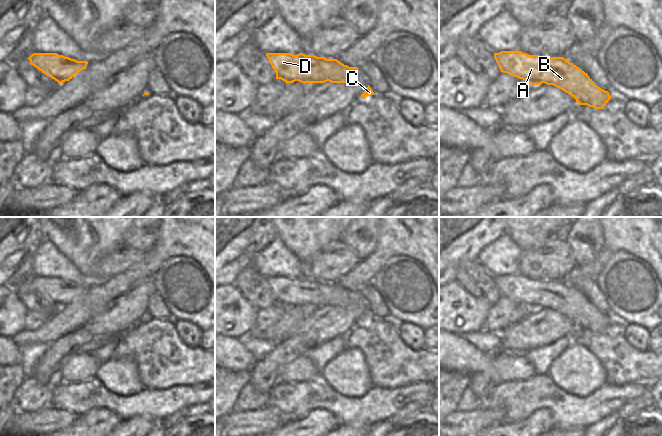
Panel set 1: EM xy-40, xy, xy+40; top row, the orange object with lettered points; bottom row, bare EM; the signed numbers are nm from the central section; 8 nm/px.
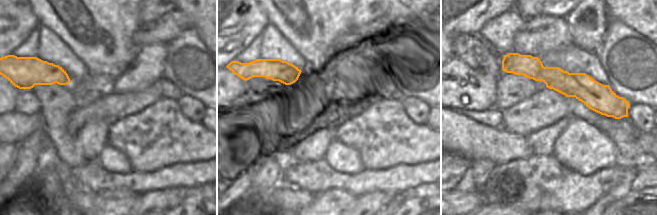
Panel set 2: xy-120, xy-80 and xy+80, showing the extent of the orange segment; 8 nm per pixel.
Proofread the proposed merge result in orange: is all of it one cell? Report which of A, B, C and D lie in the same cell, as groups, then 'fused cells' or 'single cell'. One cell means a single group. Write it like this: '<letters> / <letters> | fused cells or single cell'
A B C D | single cell

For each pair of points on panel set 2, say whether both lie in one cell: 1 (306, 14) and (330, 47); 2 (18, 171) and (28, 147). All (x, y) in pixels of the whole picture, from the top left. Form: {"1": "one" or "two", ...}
{"1": "one", "2": "one"}

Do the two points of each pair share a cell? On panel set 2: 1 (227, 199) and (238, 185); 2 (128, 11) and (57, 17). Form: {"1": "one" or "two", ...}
{"1": "one", "2": "one"}

